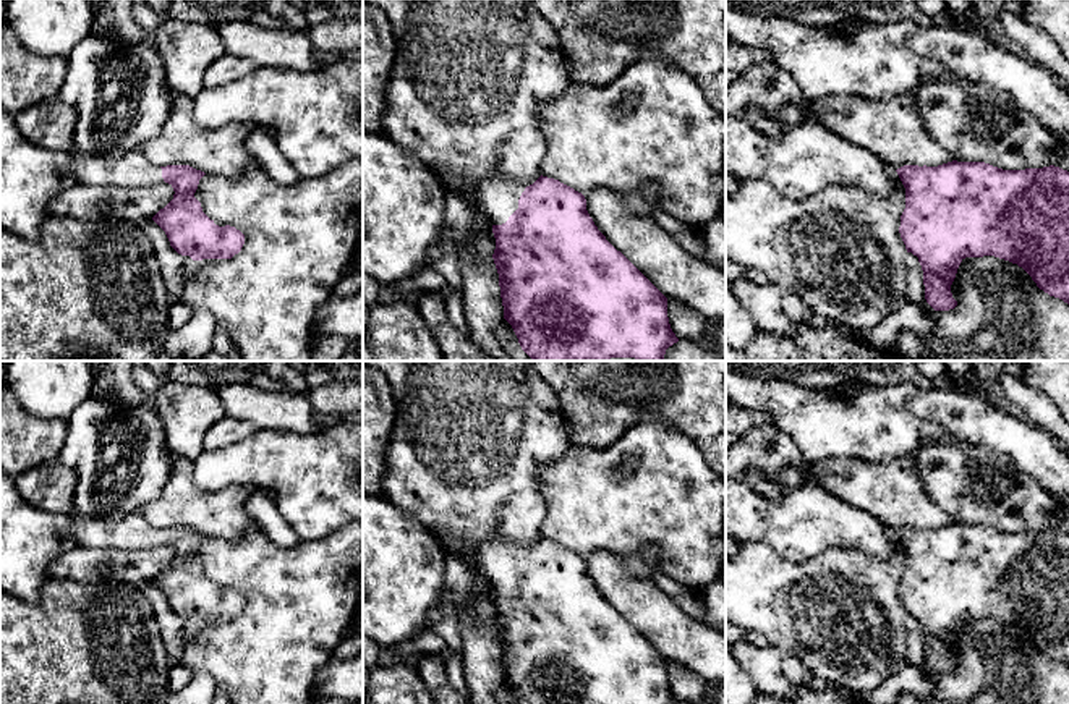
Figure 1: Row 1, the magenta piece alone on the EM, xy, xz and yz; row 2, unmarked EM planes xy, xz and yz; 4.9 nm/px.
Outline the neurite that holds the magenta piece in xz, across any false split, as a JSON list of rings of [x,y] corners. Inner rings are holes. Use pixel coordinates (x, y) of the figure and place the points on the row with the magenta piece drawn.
[[[499,173],[478,178],[470,189],[492,223],[504,319],[533,361],[664,361],[666,350],[679,341],[669,324],[667,298],[598,230],[581,193],[543,175],[525,186]]]

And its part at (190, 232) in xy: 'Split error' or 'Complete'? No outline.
Split error

